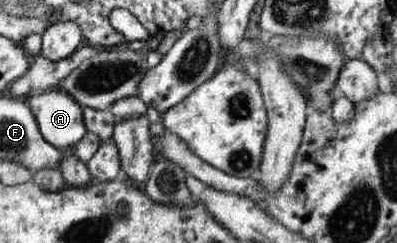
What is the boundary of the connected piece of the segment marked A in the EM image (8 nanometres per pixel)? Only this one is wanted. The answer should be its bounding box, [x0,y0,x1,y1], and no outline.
[23,90,84,150]

